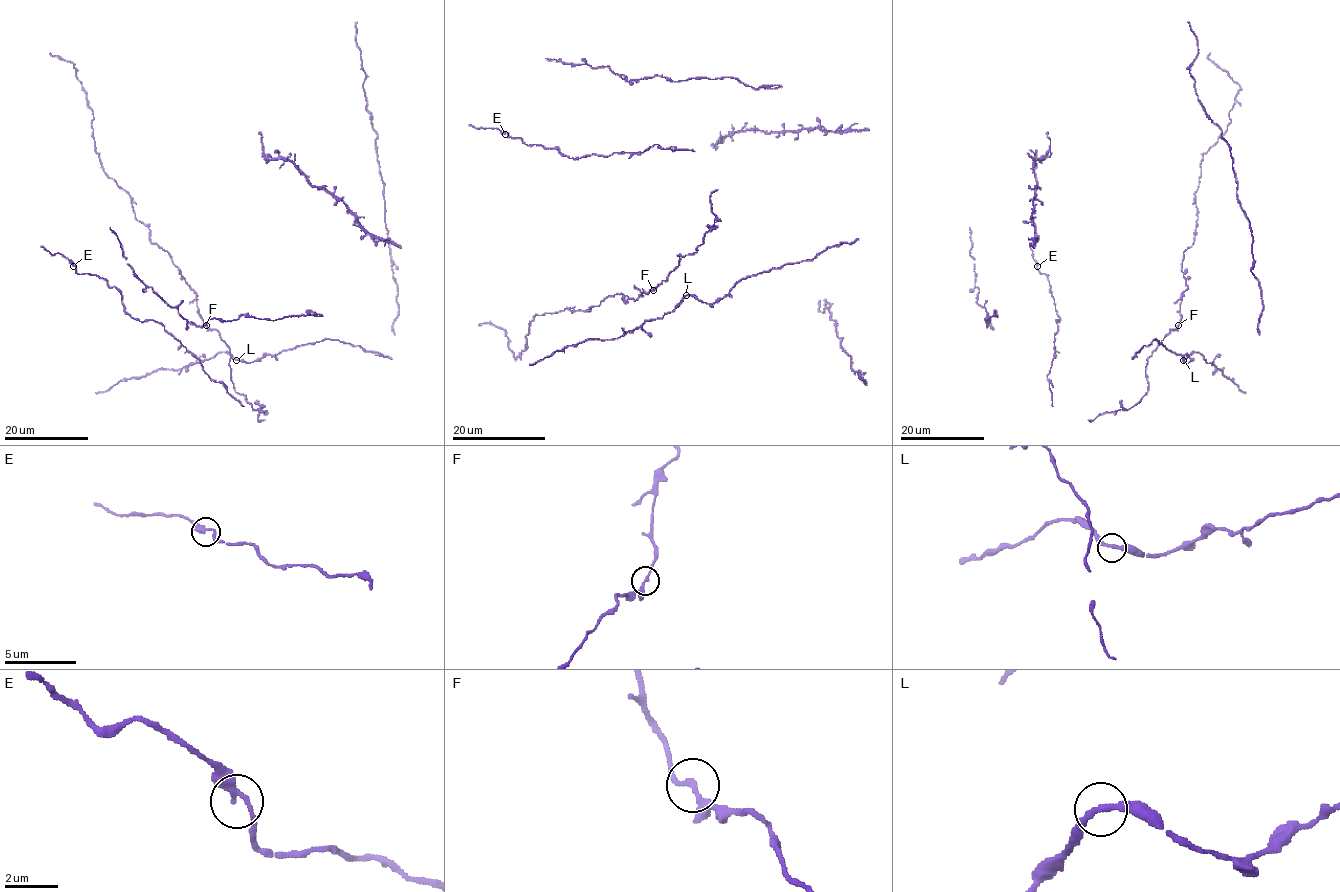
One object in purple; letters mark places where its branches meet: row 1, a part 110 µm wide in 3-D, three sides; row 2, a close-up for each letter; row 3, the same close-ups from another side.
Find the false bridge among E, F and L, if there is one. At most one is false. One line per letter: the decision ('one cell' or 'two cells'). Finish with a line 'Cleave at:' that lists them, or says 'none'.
E: one cell
F: one cell
L: one cell
Cleave at: none

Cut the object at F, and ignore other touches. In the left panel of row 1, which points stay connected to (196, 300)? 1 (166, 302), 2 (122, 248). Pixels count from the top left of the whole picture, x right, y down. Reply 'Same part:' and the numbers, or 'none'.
Same part: none

